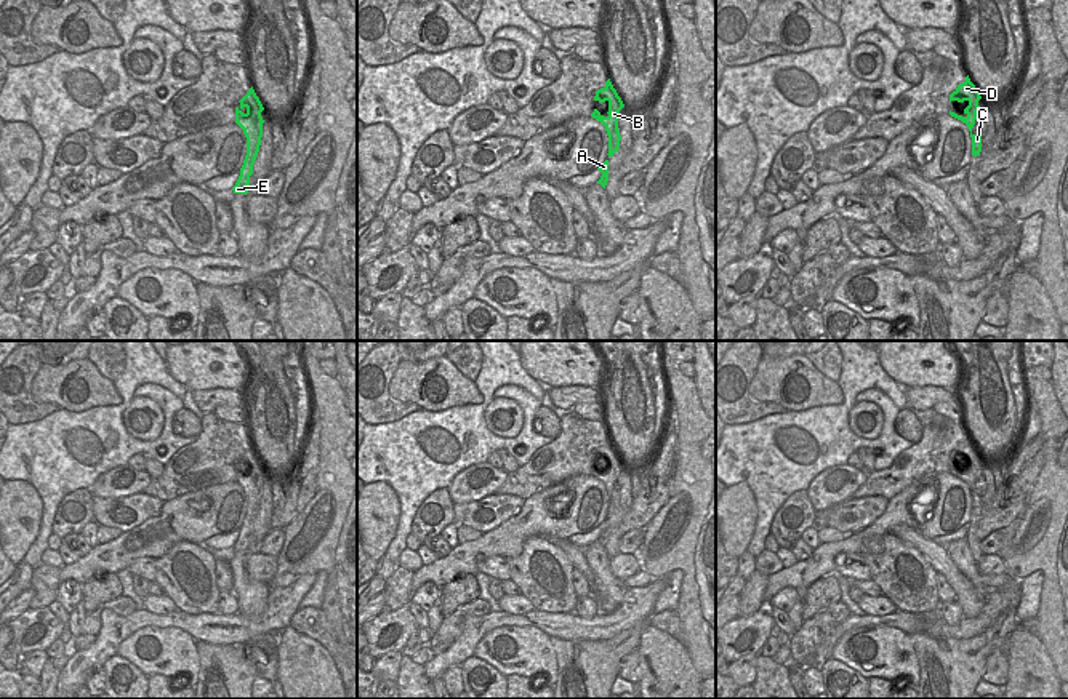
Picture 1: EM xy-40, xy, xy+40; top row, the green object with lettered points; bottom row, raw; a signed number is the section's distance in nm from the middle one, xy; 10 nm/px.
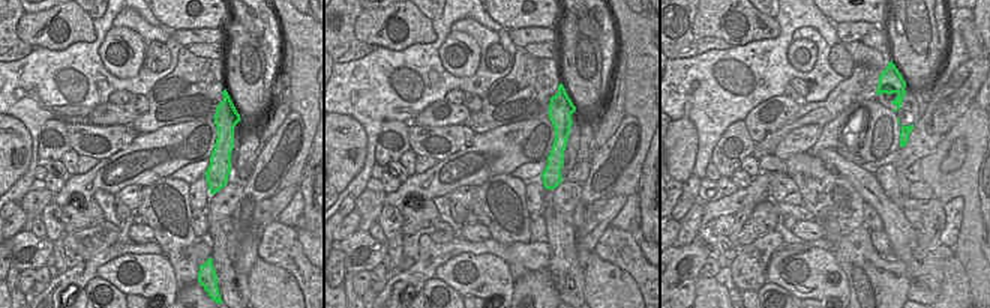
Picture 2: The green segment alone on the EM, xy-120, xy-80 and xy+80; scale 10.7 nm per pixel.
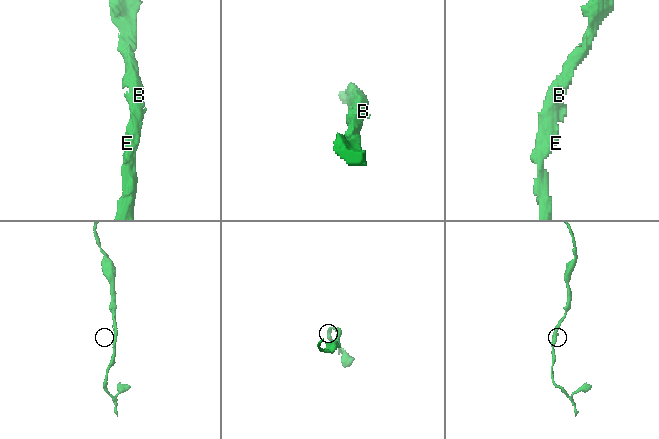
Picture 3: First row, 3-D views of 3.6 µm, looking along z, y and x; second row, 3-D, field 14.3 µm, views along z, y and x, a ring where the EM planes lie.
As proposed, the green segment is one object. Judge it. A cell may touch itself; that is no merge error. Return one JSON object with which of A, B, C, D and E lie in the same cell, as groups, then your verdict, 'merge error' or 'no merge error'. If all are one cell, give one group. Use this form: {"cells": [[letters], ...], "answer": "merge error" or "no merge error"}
{"cells": [["A", "B", "C", "D", "E"]], "answer": "no merge error"}

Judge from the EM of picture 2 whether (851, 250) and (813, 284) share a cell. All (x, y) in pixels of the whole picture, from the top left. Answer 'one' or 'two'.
two

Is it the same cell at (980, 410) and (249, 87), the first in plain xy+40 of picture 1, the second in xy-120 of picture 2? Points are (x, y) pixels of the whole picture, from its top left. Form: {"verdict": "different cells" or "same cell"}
{"verdict": "same cell"}

